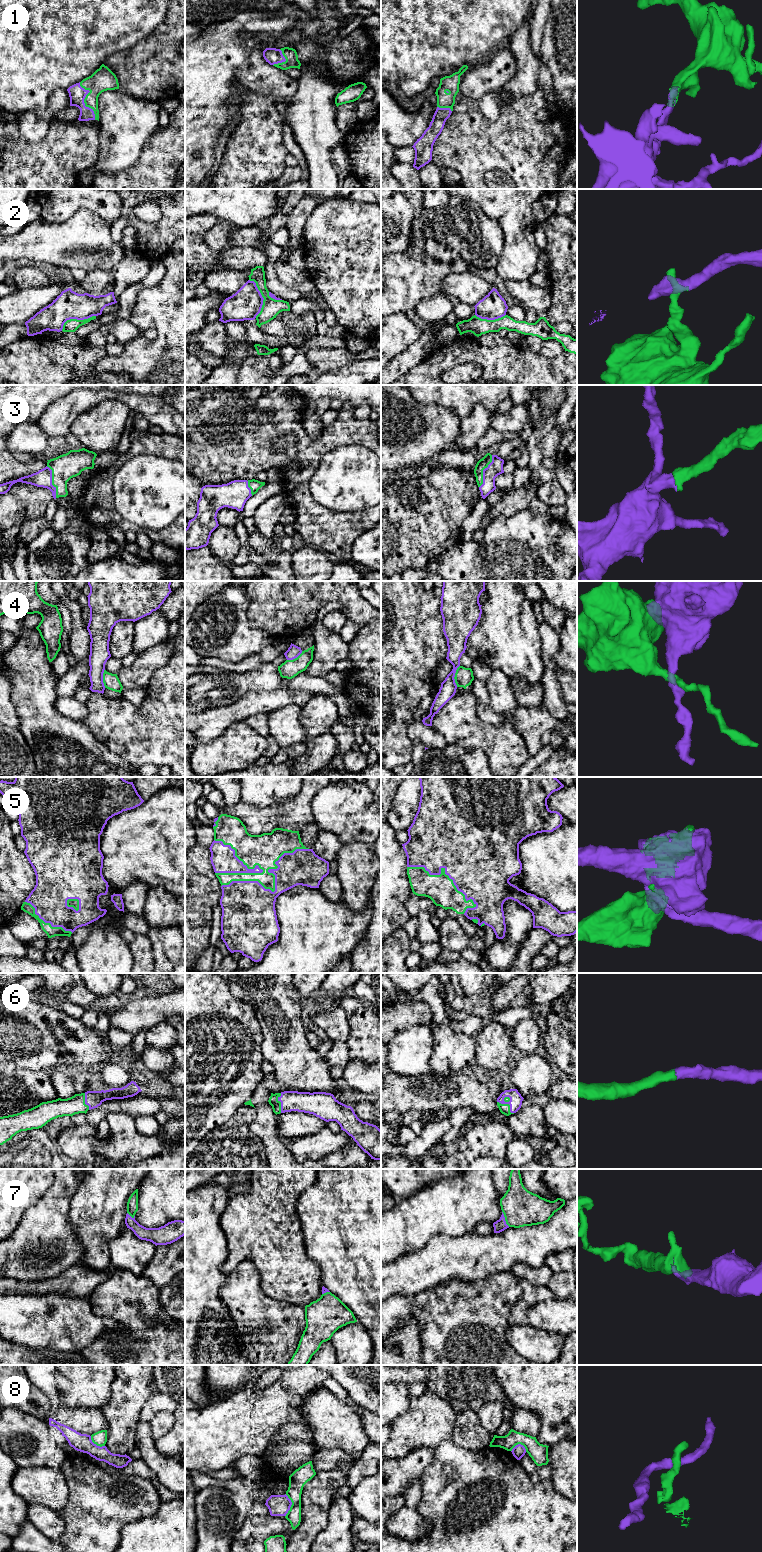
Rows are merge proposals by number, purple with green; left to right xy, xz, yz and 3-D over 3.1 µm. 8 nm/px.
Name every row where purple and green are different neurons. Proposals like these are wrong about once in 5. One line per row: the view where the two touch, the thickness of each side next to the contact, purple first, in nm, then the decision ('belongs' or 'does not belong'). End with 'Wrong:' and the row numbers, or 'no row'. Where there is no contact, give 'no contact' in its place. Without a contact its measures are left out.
1: meets purple in xy; 140 nm thick on the purple side, 190 nm on the other; belongs
2: meets purple in xz; 240 nm thick on the purple side, 150 nm on the other; does not belong
3: meets purple in xy; 140 nm thick on the purple side, 200 nm on the other; belongs
4: meets purple in yz; 140 nm thick on the purple side, 140 nm on the other; does not belong
5: meets purple in xz; 320 nm thick on the purple side, 220 nm on the other; belongs
6: meets purple in yz; 100 nm thick on the purple side, 80 nm on the other; belongs
7: meets purple in yz; 100 nm thick on the purple side, 300 nm on the other; belongs
8: meets purple in xz; 170 nm thick on the purple side, 140 nm on the other; does not belong
Wrong: 2, 4, 8

